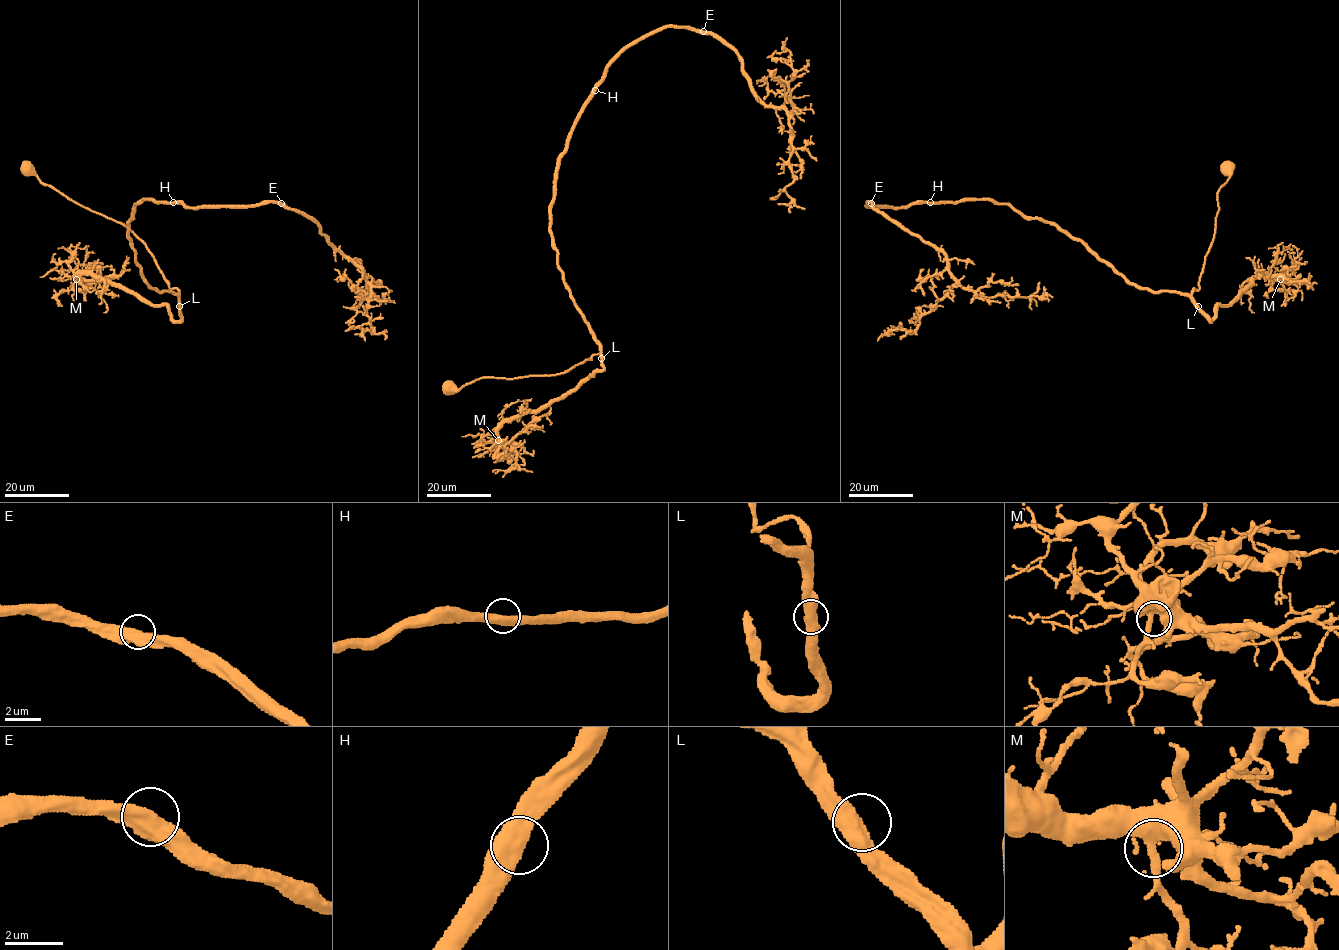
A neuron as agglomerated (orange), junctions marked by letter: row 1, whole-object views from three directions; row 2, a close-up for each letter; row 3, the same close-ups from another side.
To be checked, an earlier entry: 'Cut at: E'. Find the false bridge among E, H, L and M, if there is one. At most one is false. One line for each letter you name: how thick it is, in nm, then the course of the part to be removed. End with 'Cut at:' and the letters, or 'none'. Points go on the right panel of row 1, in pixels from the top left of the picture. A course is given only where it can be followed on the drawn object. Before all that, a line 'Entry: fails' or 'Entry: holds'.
Entry: fails
Cut at: none

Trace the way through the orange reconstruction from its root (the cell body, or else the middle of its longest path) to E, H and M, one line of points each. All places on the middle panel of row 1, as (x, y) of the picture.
E: (448, 387), (560, 374), (601, 352), (550, 229), (559, 157), (622, 52), (667, 27), (703, 31)
H: (448, 387), (459, 390), (482, 377), (560, 374), (601, 352), (564, 282), (550, 229), (559, 157), (595, 90)
M: (448, 387), (482, 377), (560, 374), (601, 352), (602, 369), (508, 419), (498, 440)

